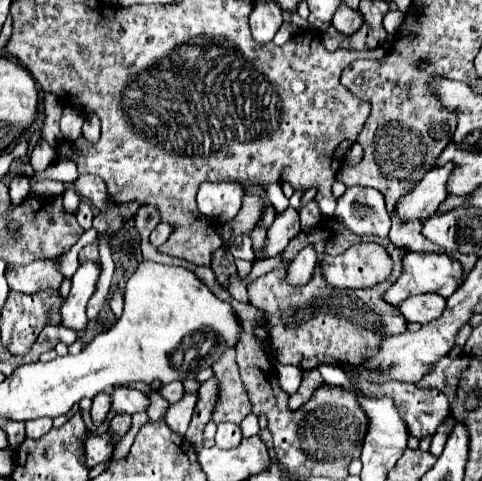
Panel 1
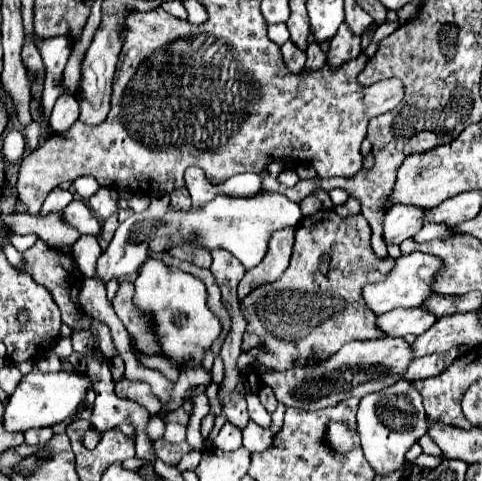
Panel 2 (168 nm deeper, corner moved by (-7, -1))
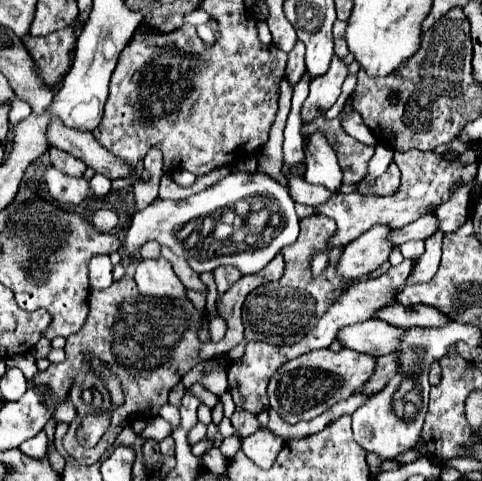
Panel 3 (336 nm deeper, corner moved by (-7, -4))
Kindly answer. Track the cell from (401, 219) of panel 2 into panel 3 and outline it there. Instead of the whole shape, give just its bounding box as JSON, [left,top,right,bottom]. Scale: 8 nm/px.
[338,224,396,280]

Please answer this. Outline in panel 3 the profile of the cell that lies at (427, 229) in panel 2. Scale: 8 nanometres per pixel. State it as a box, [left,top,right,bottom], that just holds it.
[400,240,424,260]

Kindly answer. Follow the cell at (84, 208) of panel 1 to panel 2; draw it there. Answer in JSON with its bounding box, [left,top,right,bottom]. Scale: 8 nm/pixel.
[72,235,102,277]

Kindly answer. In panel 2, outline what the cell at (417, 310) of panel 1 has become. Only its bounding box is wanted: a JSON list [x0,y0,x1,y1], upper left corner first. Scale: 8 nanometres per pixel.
[376,307,436,337]

